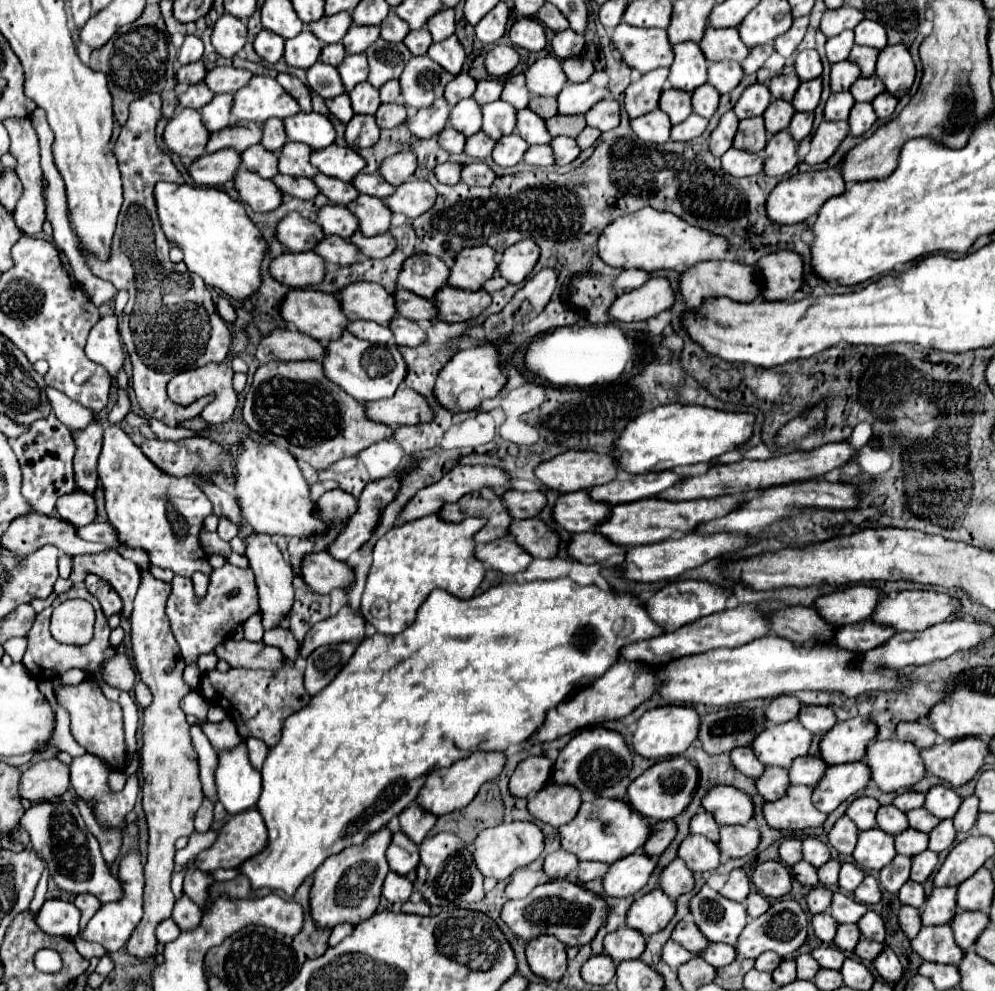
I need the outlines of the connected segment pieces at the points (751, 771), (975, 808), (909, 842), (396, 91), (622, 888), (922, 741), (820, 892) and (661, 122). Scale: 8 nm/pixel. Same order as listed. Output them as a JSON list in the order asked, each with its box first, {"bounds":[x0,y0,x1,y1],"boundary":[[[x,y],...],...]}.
[{"bounds":[731,746,765,778],"boundary":[[[745,746],[745,748],[735,748],[731,752],[731,760],[733,760],[733,766],[749,776],[749,778],[759,778],[763,772],[765,772],[765,764],[759,762],[759,758],[755,756],[753,748],[751,746]]]},{"bounds":[953,796,979,832],"boundary":[[[977,796],[965,798],[959,812],[957,812],[957,816],[953,818],[957,832],[973,830],[975,822],[977,822],[977,816],[979,816],[979,800],[977,800]]]},{"bounds":[895,828,929,858],"boundary":[[[909,828],[909,830],[895,836],[897,852],[903,854],[903,856],[909,856],[909,858],[925,852],[927,846],[929,846],[929,836],[925,832],[917,832],[913,828]]]},{"bounds":[379,80,401,102],"boundary":[[[389,80],[379,92],[381,92],[381,102],[399,102],[401,100],[399,80]]]},{"bounds":[603,850,657,896],"boundary":[[[643,850],[625,856],[611,864],[607,876],[603,878],[603,888],[609,896],[631,896],[637,894],[657,868],[657,858],[649,858]]]},{"bounds":[897,722,937,748],"boundary":[[[909,722],[897,726],[897,738],[911,742],[917,748],[931,748],[937,742],[937,732],[927,722]]]},{"bounds":[807,886,833,914],"boundary":[[[815,886],[815,888],[809,892],[809,896],[807,896],[809,912],[811,912],[811,914],[825,912],[825,910],[831,906],[831,900],[833,900],[833,890],[831,890],[831,888]]]},{"bounds":[631,108,671,144],"boundary":[[[655,108],[653,112],[633,118],[631,120],[631,128],[633,132],[637,132],[637,136],[645,142],[653,142],[653,144],[665,144],[671,138],[671,120],[665,112],[661,112],[659,108]]]}]

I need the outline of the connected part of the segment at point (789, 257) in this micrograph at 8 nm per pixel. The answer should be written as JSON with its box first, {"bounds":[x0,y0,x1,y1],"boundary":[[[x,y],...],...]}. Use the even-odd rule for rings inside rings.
{"bounds":[757,252,803,300],"boundary":[[[773,252],[757,264],[767,300],[789,300],[803,286],[803,258],[797,252]]]}

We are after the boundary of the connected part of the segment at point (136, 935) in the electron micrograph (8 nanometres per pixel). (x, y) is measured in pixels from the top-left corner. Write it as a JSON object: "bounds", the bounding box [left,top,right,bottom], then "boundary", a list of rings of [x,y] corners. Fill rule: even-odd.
{"bounds":[127,572,205,960],"boundary":[[[143,572],[131,614],[131,646],[139,678],[151,688],[153,702],[143,710],[143,748],[141,748],[141,802],[147,820],[147,862],[145,862],[145,906],[143,918],[133,930],[127,952],[139,960],[155,958],[157,938],[155,928],[159,922],[171,918],[175,896],[171,892],[171,872],[175,842],[181,836],[193,832],[193,818],[199,810],[205,794],[199,782],[199,762],[197,752],[191,742],[189,724],[179,702],[191,692],[183,680],[181,652],[177,640],[173,638],[169,618],[165,614],[165,602],[169,598],[171,584],[157,580],[151,572]]]}

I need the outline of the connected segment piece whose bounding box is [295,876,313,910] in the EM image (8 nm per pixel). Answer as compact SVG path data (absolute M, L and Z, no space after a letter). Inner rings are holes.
M309 876L299 888L297 888L297 892L295 892L295 900L307 910L309 908L309 890L311 890L311 884L313 884L313 878Z

